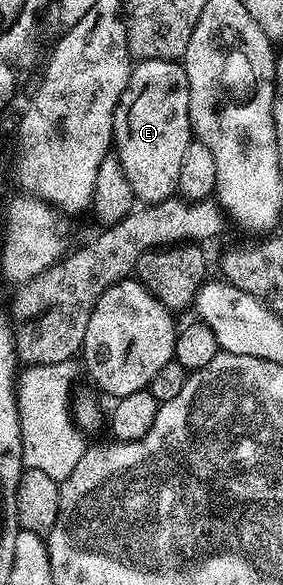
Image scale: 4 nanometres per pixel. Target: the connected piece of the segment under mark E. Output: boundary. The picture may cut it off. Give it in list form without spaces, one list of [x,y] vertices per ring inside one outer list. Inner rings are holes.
[[[141,59],[132,68],[128,88],[116,106],[112,137],[114,154],[141,204],[160,203],[177,194],[182,156],[194,141],[188,106],[190,93],[183,66],[167,59]]]

